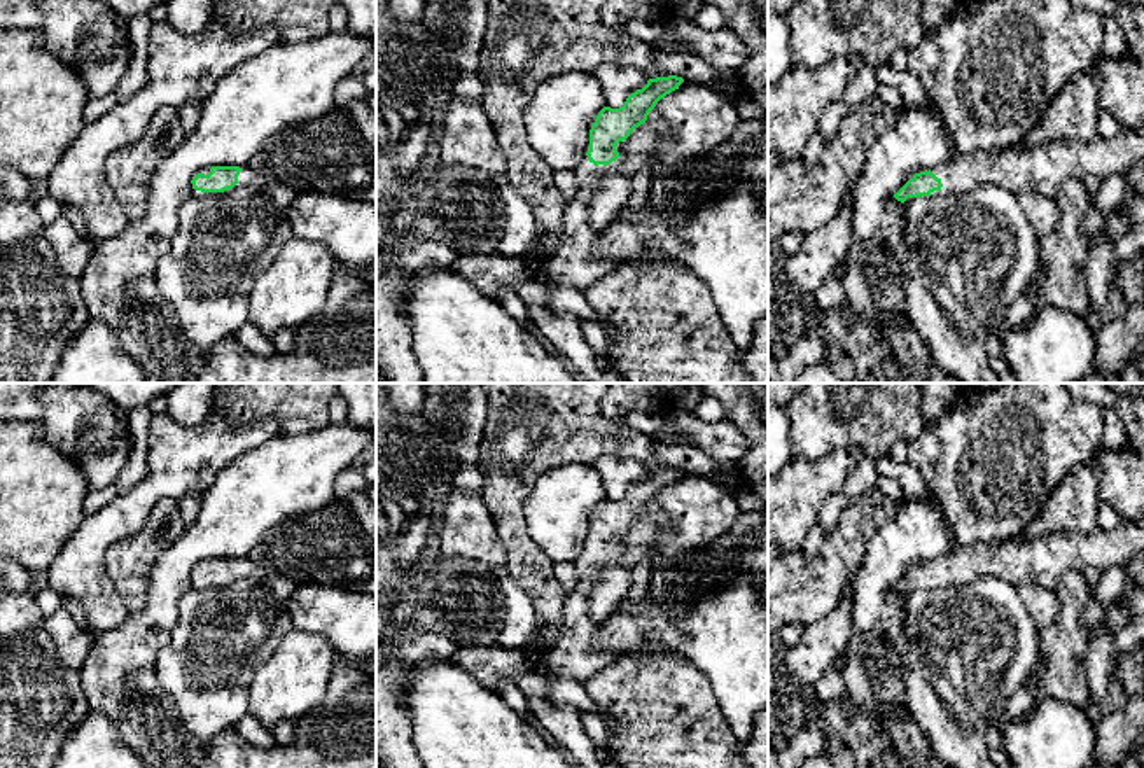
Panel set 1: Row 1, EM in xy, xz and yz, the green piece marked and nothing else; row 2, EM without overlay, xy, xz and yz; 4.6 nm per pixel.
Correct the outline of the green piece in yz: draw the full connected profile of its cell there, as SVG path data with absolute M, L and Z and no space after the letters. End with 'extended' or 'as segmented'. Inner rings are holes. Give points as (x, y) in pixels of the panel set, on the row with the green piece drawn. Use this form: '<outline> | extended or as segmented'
M1121 128L1114 138L1097 135L1090 142L1057 138L1032 147L1016 143L953 156L941 166L915 173L894 198L908 203L920 196L967 192L976 185L999 185L1011 194L1037 191L1055 198L1065 180L1127 175L1139 161L1144 161L1144 129Z | extended

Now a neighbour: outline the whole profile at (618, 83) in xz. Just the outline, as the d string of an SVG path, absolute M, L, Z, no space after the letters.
M607 63L595 70L595 77L603 91L605 107L619 108L626 98L642 89L649 77L633 66Z

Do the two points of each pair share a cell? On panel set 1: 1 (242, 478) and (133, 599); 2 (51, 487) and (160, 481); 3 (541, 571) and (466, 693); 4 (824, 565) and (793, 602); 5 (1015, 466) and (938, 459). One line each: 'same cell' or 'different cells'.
1: different cells
2: different cells
3: different cells
4: same cell
5: same cell

